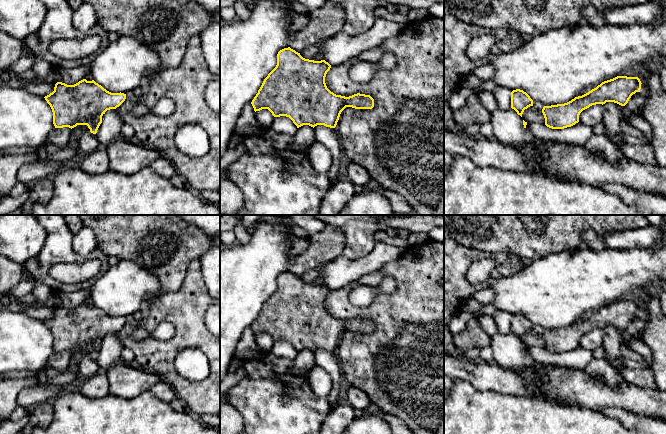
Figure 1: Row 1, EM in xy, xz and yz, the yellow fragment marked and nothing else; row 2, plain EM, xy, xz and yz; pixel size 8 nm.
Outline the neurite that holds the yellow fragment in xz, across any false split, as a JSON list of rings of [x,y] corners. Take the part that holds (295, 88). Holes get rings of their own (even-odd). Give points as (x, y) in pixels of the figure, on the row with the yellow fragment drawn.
[[[290,47],[277,54],[277,65],[264,79],[251,104],[254,111],[268,109],[274,117],[289,117],[297,128],[324,125],[335,128],[346,107],[372,109],[370,95],[336,95],[325,83],[331,65],[303,58]]]

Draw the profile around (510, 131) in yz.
[[[514,109],[491,113],[493,135],[507,146],[532,145],[540,154],[545,153],[545,141],[534,137],[524,128],[523,118]]]

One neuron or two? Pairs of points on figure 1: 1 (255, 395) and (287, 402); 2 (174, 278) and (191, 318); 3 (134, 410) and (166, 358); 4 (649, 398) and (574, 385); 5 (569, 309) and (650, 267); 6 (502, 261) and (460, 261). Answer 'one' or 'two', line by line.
1: one
2: two
3: two
4: one
5: one
6: one

